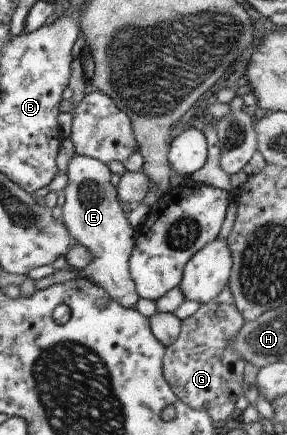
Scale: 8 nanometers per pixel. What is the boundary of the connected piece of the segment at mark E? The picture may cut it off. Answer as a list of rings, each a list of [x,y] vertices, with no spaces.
[[[86,155],[68,160],[66,186],[62,189],[64,205],[61,222],[71,240],[83,246],[90,254],[90,262],[80,272],[91,284],[102,287],[114,301],[123,307],[134,307],[138,300],[132,283],[128,262],[134,247],[133,229],[126,220],[125,209],[115,196],[110,184],[110,172],[104,163]]]

